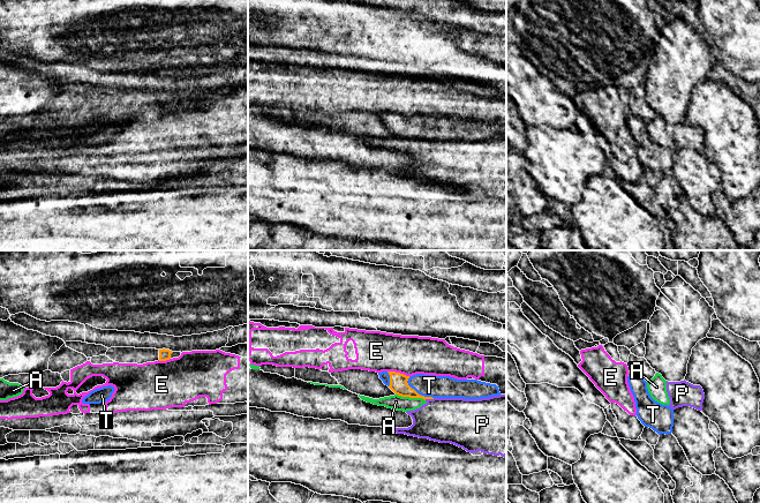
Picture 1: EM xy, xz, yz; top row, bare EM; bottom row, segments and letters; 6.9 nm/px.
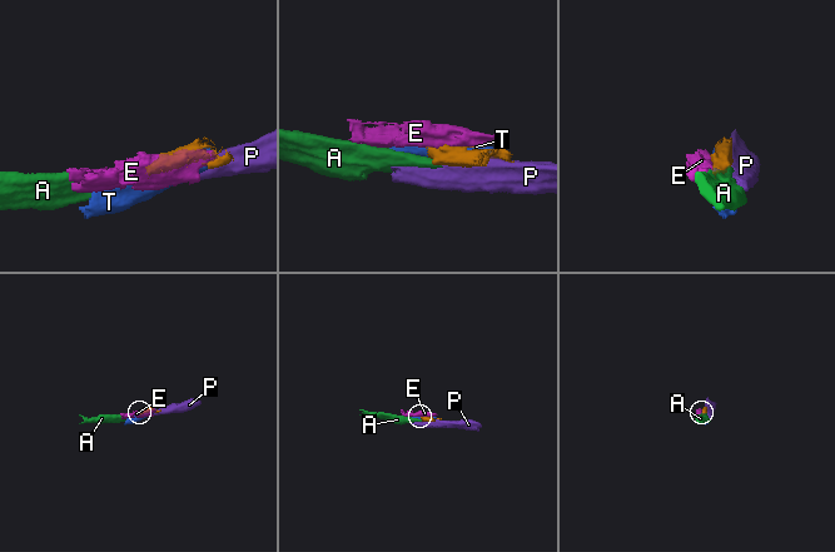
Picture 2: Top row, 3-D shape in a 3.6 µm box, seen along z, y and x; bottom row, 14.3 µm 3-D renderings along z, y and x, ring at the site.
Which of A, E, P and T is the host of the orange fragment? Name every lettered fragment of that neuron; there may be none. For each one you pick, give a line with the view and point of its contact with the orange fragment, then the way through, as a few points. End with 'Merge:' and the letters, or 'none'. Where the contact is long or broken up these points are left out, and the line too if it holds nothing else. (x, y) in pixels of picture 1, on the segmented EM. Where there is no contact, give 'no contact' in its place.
T: xz (416, 392)
Merge: T

